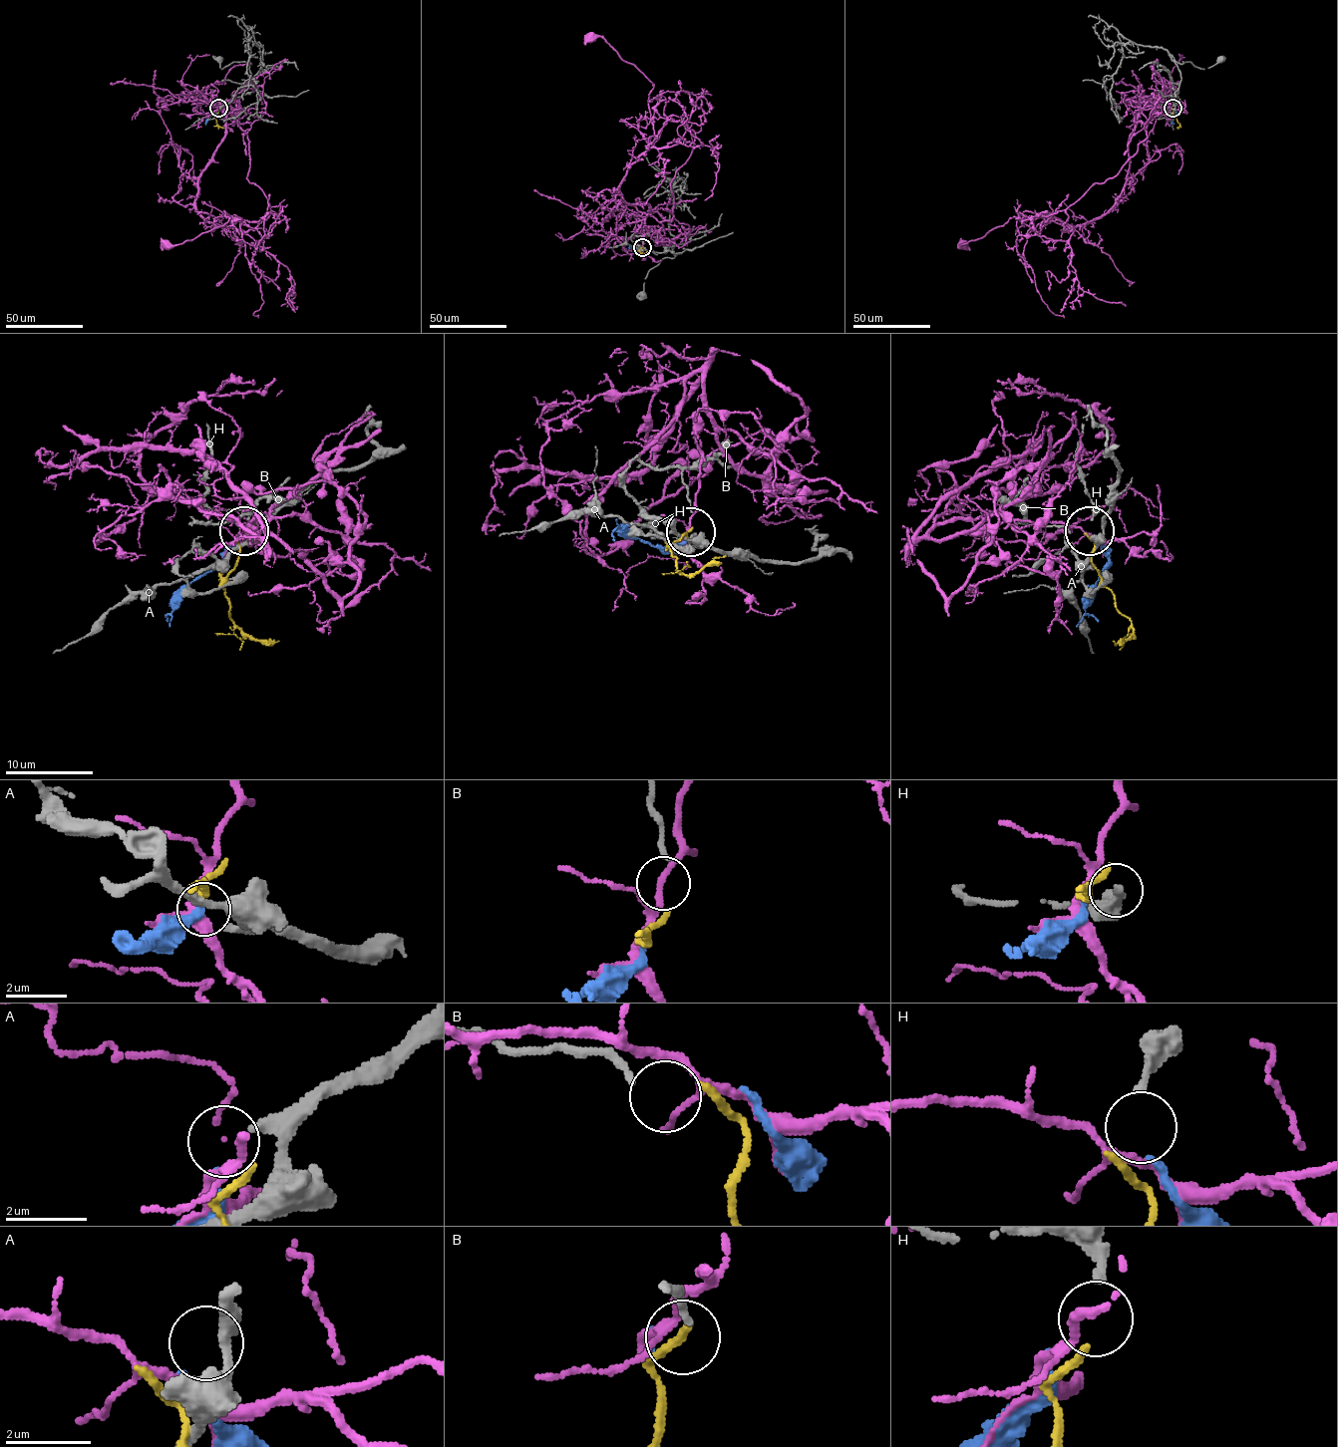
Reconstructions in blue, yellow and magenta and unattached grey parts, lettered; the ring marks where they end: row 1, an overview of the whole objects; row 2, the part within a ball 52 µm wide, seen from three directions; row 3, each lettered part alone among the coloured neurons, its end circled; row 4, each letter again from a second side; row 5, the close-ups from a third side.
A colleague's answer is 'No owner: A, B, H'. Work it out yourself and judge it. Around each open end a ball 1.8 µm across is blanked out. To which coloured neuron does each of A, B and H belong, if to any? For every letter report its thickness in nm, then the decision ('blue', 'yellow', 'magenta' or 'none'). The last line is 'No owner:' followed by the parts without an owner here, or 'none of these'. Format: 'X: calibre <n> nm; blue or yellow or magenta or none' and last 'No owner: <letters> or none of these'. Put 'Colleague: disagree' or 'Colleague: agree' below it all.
A: calibre 200 nm; none
B: calibre 170 nm; yellow
H: calibre 220 nm; none
No owner: A, H
Colleague: disagree

